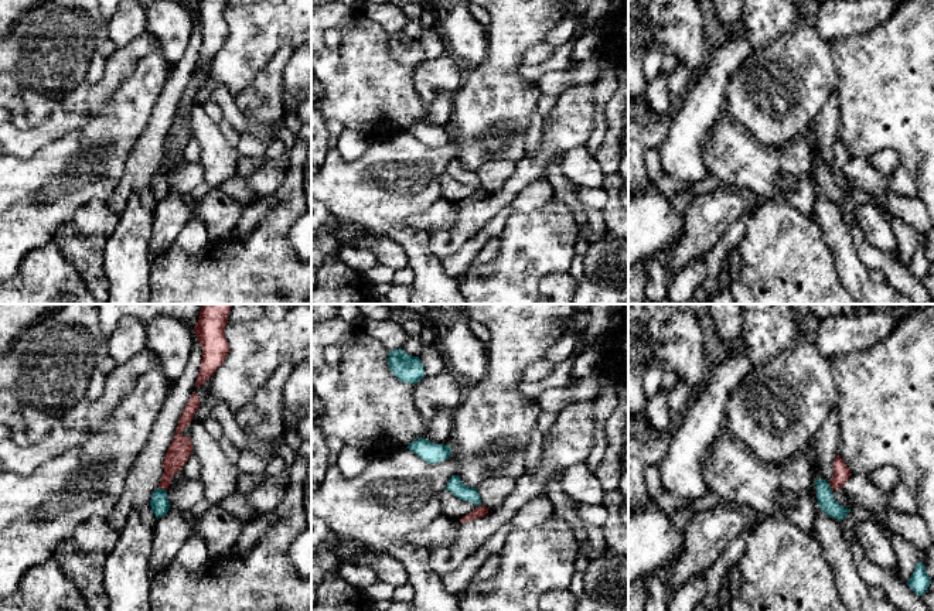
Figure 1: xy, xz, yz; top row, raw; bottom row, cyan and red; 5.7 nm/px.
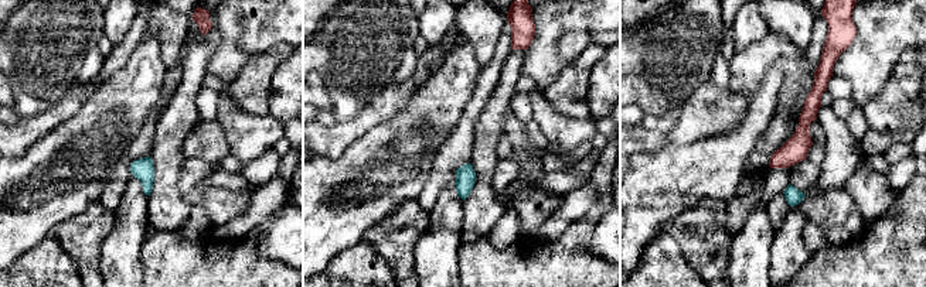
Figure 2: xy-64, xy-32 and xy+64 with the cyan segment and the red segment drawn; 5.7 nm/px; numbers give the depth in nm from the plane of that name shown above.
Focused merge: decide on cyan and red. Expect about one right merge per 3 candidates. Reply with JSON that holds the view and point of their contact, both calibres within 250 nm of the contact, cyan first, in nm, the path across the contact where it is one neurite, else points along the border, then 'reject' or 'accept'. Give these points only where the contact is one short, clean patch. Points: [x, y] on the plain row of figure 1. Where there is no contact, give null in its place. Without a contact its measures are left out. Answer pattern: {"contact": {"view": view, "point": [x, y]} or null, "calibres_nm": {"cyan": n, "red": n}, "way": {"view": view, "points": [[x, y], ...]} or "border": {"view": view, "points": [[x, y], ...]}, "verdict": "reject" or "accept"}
{"contact": {"view": "xy", "point": [163, 173]}, "calibres_nm": {"cyan": 100, "red": 130}, "border": {"view": "xy", "points": [[159, 170], [166, 174]]}, "verdict": "reject"}

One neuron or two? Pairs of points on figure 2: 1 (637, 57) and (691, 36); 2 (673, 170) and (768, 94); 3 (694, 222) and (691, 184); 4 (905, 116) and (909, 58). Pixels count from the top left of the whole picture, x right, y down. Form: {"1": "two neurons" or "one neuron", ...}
{"1": "one neuron", "2": "one neuron", "3": "two neurons", "4": "one neuron"}

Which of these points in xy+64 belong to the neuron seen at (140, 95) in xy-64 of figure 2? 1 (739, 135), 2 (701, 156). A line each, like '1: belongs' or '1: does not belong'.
1: belongs
2: belongs

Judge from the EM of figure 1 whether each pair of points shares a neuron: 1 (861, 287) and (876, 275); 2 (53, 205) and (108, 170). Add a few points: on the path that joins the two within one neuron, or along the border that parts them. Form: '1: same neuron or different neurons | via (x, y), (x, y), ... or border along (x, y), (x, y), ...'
1: different neurons | border along (868, 270), (868, 275), (875, 282), (885, 282)
2: same neuron | via (67, 191), (88, 170), (94, 170)

